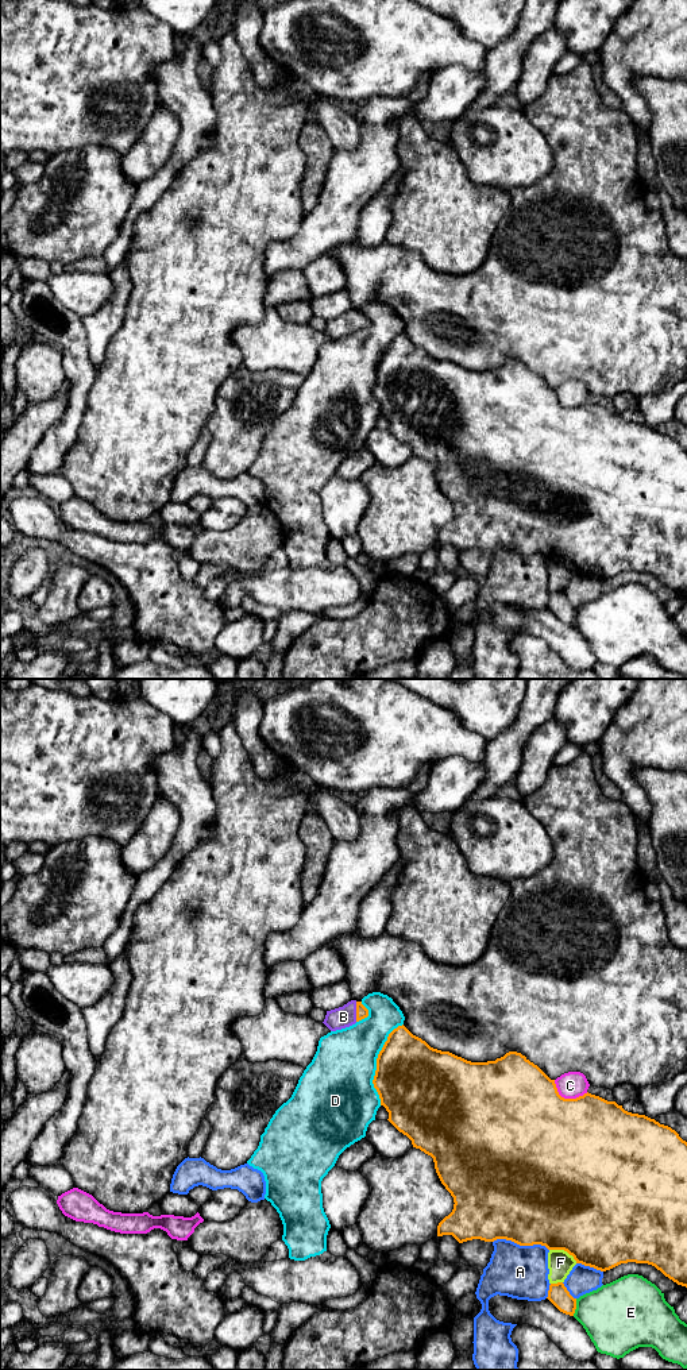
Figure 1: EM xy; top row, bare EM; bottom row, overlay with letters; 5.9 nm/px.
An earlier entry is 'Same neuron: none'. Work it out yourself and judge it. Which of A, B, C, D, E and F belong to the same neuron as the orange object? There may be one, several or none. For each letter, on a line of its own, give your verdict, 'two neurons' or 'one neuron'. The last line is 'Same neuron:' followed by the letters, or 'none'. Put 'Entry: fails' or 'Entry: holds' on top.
Entry: fails
A: two neurons
B: one neuron
C: two neurons
D: two neurons
E: two neurons
F: two neurons
Same neuron: B

